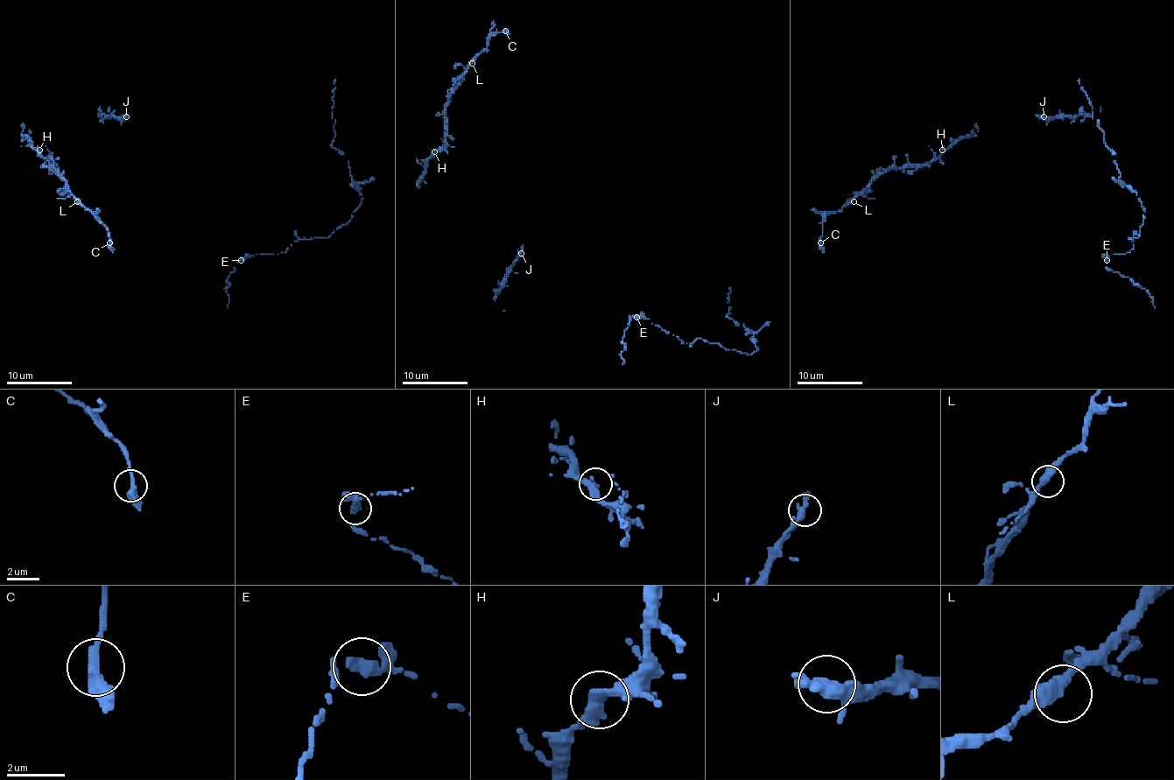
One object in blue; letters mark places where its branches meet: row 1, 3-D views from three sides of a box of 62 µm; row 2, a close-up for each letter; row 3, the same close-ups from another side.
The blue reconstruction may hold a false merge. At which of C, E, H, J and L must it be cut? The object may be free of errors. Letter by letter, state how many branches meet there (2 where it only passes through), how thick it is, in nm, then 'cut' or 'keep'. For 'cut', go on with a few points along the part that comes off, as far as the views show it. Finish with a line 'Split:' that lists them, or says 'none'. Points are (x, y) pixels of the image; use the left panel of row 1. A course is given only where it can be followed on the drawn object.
C: branches 2; calibre 360 nm; keep
E: branches 2; calibre 340 nm; keep
H: branches 2; calibre 400 nm; keep
J: branches 2; calibre 400 nm; keep
L: branches 2; calibre 400 nm; keep
Split: none

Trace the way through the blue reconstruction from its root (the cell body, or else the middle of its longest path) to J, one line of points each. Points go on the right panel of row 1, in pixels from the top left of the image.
J: (1063, 120), (1043, 116)

